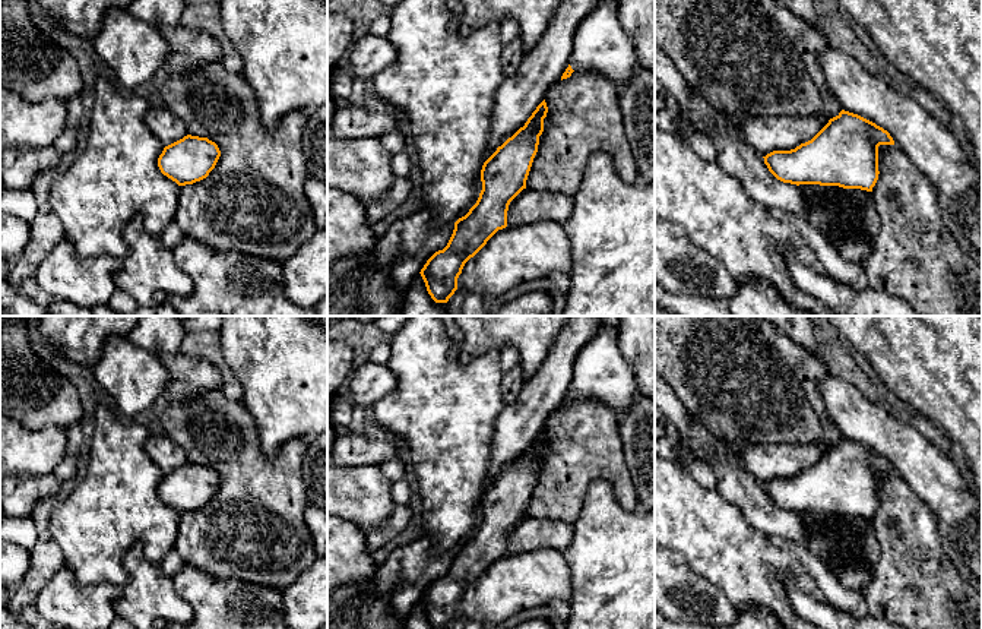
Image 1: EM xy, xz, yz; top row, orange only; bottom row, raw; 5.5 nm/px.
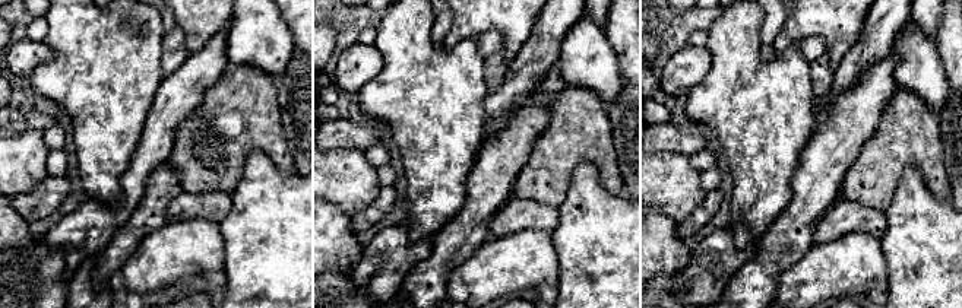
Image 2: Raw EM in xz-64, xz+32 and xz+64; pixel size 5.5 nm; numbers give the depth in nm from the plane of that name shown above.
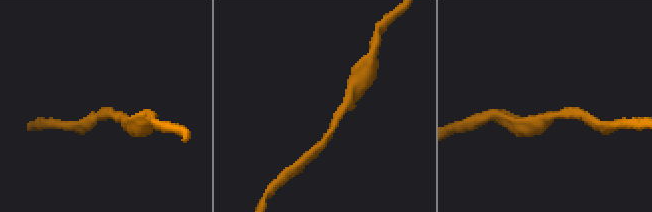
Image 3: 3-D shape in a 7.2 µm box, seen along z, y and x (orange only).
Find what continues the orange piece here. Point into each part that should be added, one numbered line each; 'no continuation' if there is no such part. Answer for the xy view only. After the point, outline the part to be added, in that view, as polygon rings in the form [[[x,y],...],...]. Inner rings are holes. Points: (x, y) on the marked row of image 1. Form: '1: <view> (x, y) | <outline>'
1: xy (162, 123) | [[[151,107],[145,114],[145,121],[164,146],[189,135],[183,121],[167,107]]]

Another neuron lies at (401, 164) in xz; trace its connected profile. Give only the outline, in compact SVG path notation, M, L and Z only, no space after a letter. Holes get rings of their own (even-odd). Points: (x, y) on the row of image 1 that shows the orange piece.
M405 149L390 157L390 167L395 177L409 177L411 159Z

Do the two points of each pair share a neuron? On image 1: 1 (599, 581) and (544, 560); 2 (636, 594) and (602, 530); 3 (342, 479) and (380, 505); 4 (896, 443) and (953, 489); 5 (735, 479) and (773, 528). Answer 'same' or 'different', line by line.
1: different
2: same
3: same
4: same
5: same

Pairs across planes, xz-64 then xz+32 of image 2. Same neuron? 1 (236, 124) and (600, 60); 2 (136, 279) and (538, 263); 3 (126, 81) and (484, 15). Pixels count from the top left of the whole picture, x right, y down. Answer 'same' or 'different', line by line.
1: different
2: same
3: different

